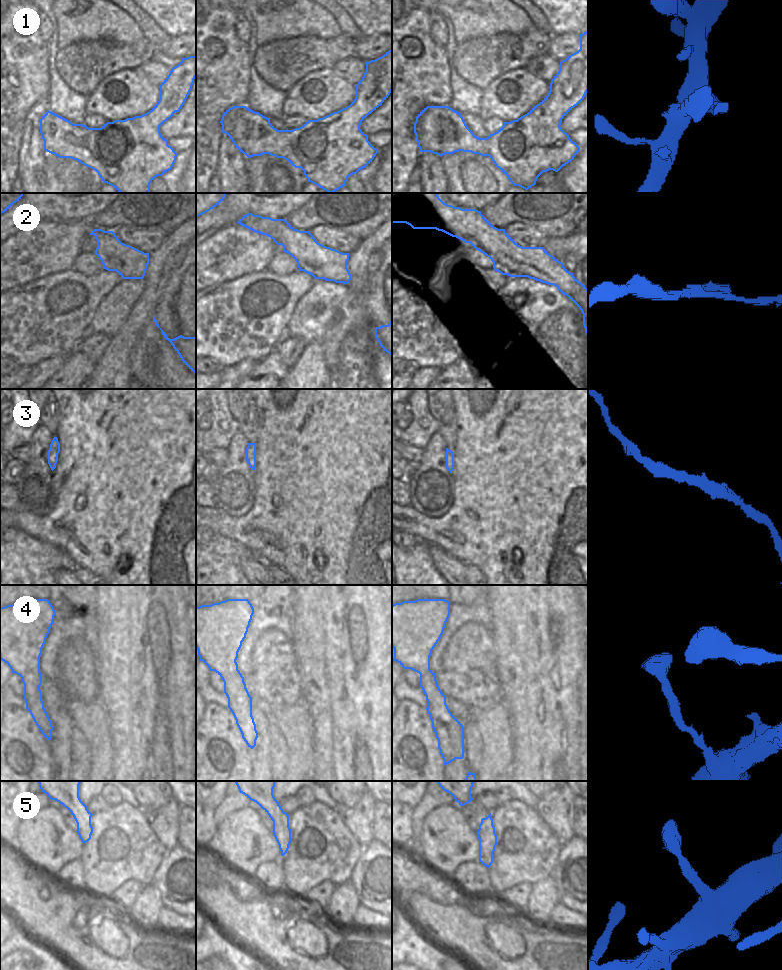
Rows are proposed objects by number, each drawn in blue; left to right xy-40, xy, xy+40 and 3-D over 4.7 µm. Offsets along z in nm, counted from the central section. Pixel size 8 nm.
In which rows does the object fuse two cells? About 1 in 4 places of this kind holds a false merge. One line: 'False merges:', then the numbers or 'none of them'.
False merges: none of them

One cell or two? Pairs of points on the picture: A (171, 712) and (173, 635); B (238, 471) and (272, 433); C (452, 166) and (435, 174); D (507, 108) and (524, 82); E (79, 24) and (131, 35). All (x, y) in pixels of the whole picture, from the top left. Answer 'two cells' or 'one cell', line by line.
A: one cell
B: two cells
C: two cells
D: one cell
E: one cell

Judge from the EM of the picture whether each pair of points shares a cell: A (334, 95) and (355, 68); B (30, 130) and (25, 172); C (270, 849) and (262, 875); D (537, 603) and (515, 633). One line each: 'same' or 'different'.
A: different
B: same
C: different
D: same

